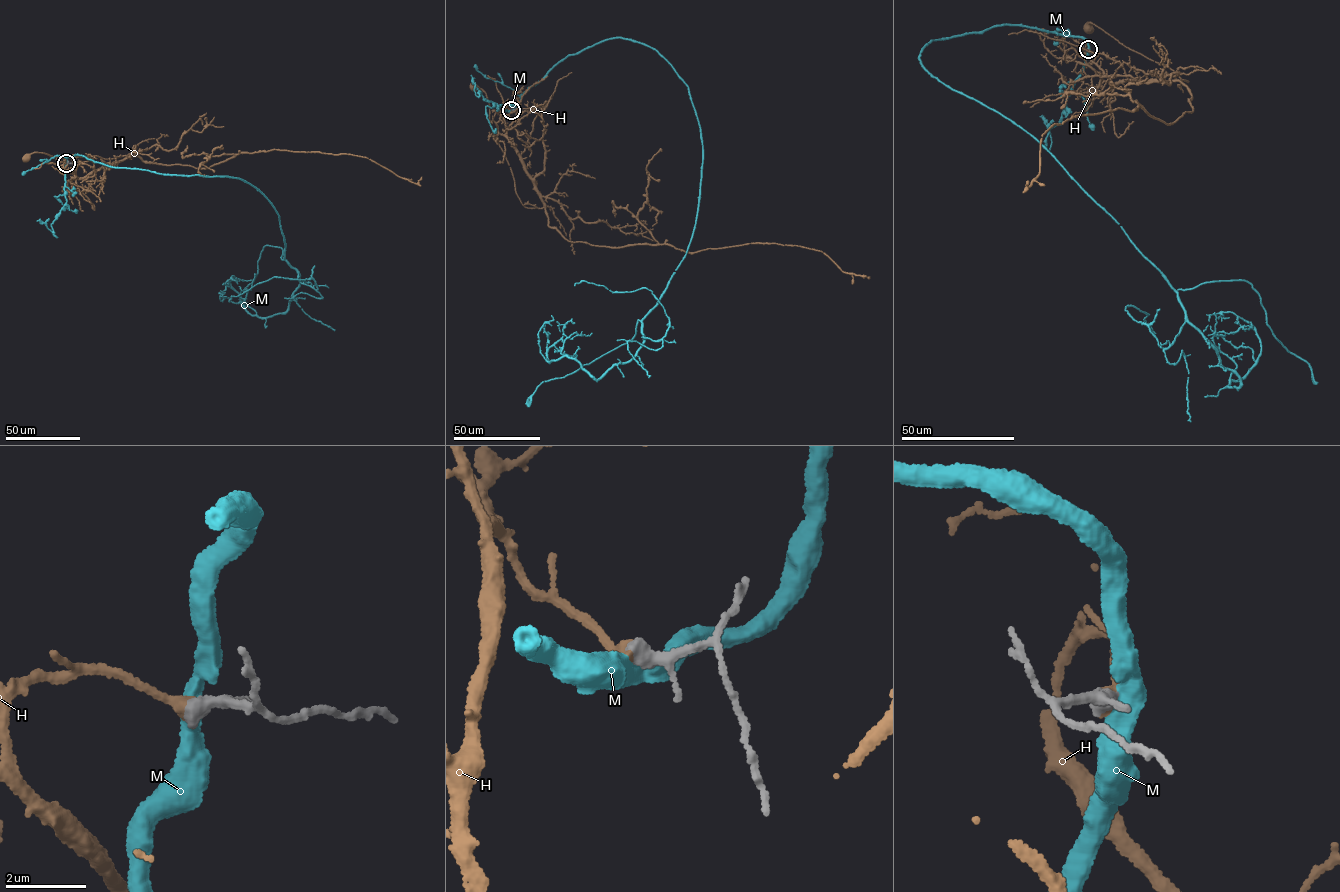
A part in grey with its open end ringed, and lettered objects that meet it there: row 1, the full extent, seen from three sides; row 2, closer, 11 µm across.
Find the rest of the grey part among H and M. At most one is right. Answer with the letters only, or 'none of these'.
H

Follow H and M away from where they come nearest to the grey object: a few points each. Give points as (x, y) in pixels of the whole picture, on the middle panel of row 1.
H: (510, 110), (504, 105), (506, 132), (542, 208), (521, 201), (492, 130), (486, 94), (474, 86)
M: (510, 110), (616, 38), (656, 50), (694, 110), (694, 230), (641, 347), (597, 379), (550, 363), (574, 323)

